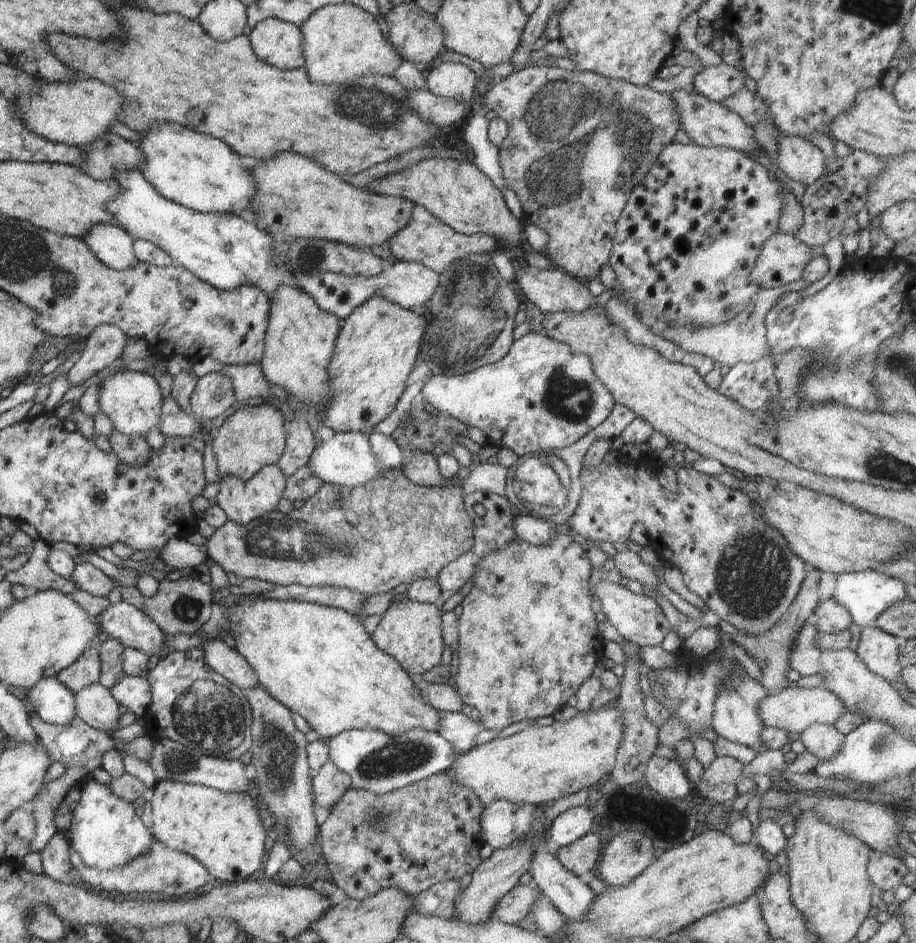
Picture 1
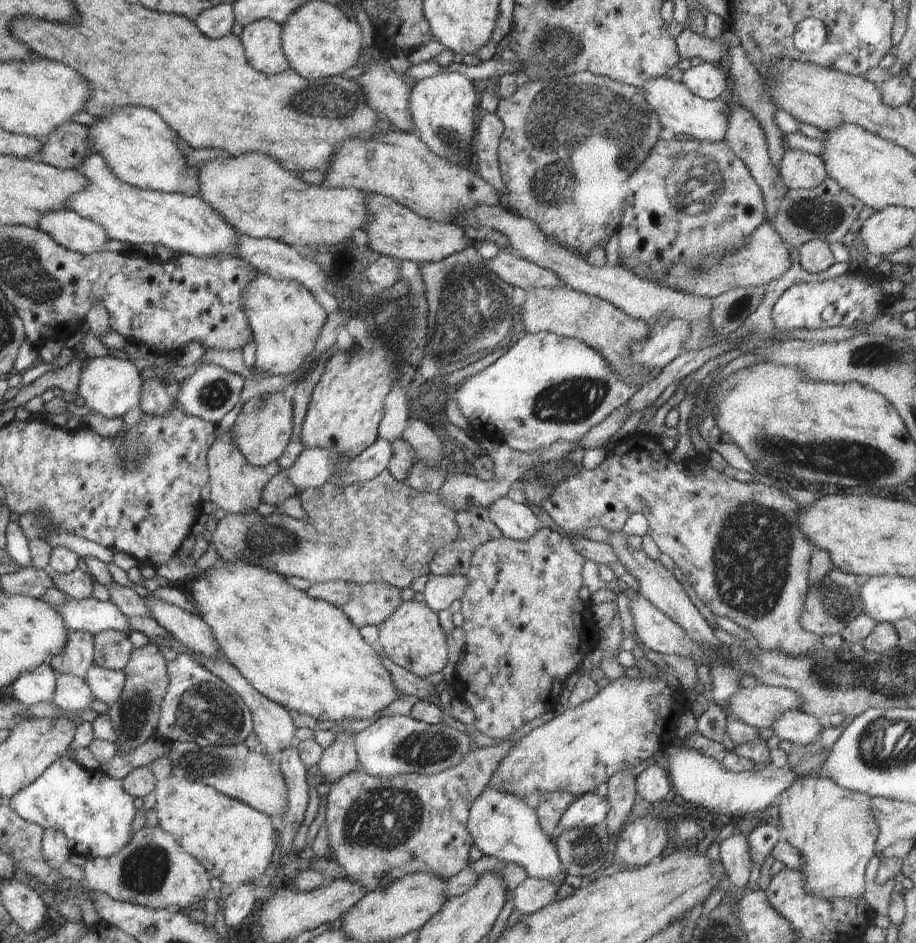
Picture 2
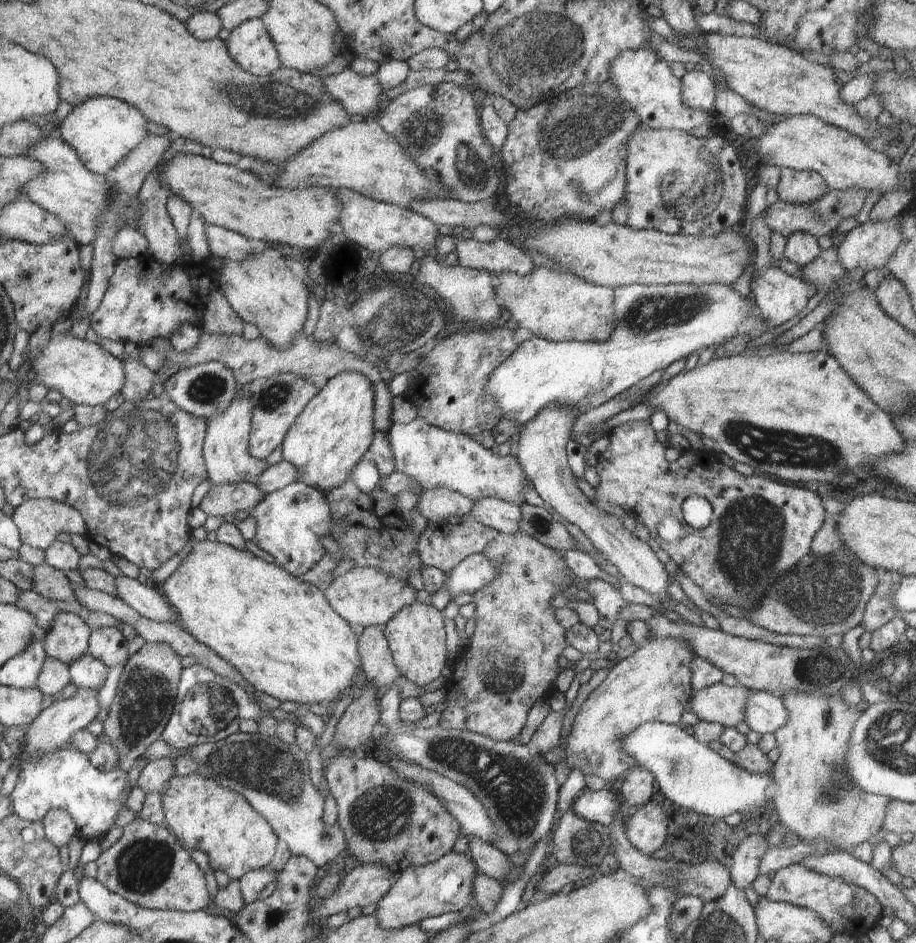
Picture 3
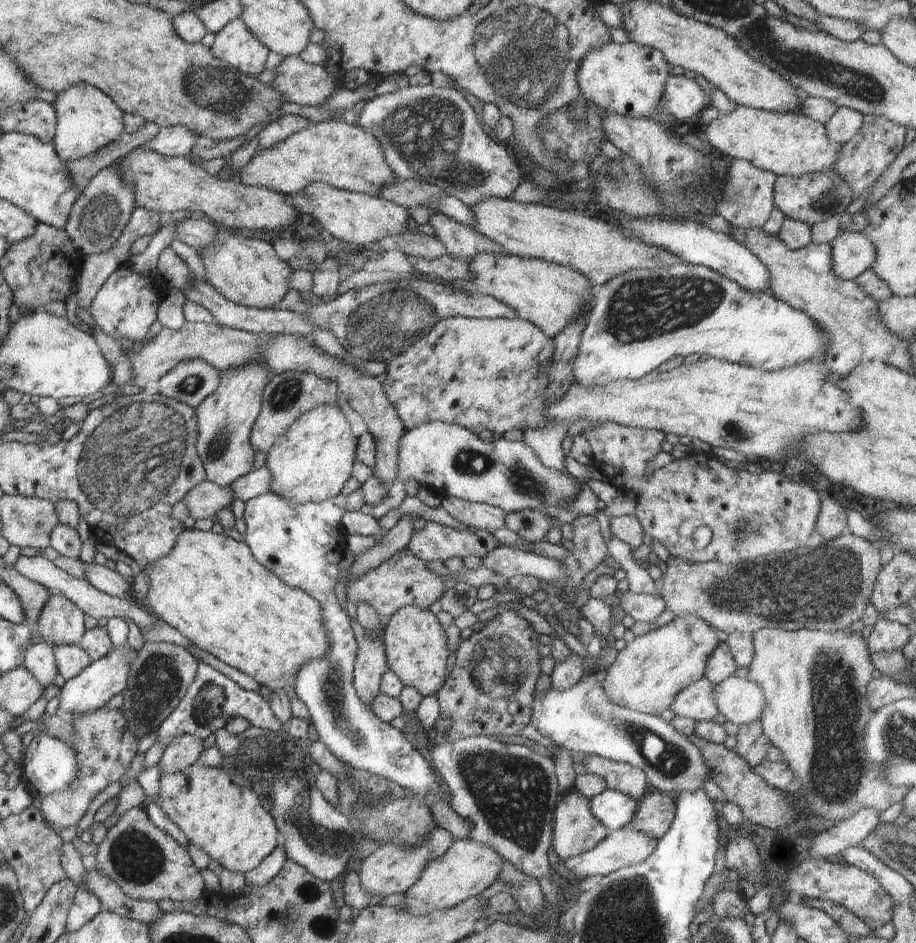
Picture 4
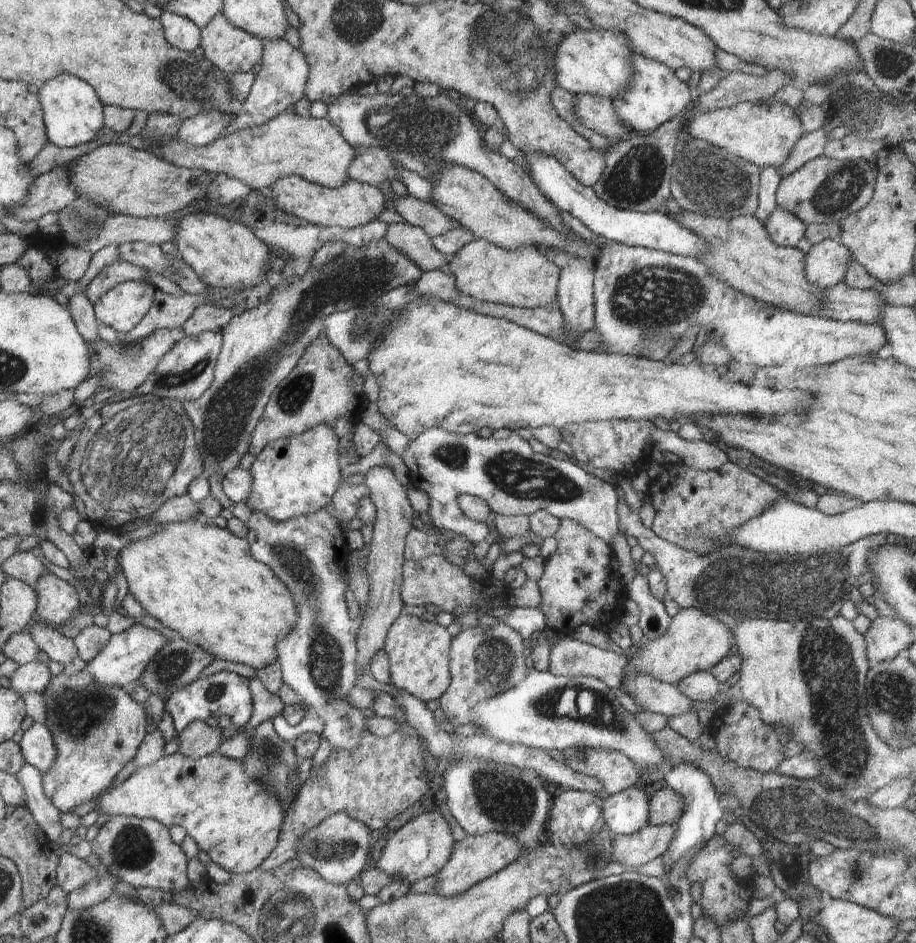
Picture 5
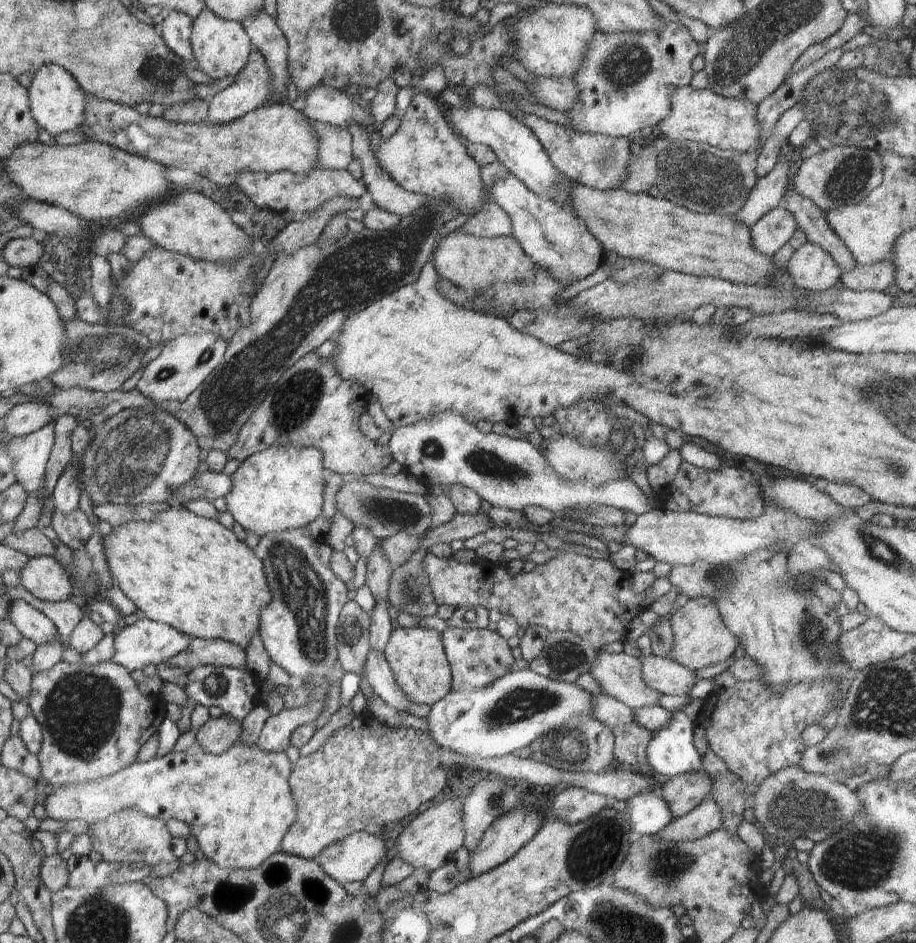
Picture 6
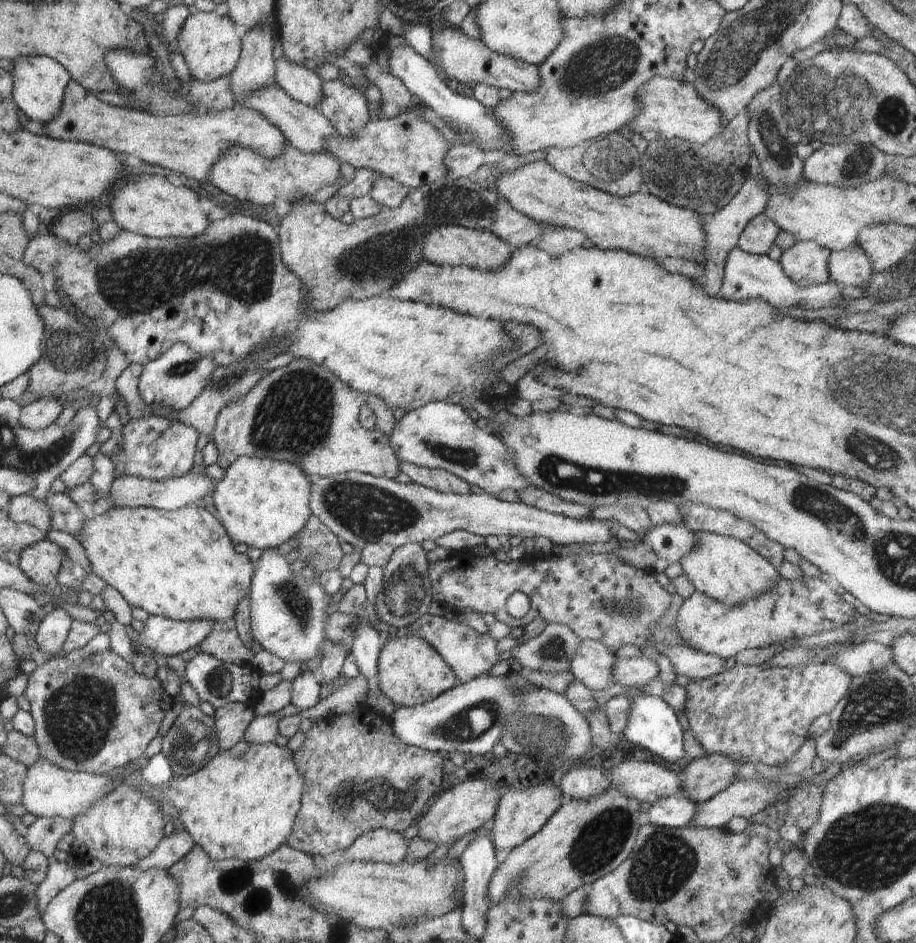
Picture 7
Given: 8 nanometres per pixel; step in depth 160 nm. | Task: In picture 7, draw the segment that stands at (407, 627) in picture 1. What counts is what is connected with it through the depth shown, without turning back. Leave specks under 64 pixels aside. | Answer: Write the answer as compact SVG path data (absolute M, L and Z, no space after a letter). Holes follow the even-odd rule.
M393 636L390 641L384 642L377 665L375 685L399 707L415 707L434 700L459 684L454 671L438 651L425 640L415 636L401 638Z

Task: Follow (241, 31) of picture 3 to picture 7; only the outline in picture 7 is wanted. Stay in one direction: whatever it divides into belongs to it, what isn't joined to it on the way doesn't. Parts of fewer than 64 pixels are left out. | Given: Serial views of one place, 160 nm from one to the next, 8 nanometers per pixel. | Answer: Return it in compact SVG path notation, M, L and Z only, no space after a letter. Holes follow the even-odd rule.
M198 10L197 13L188 15L177 36L175 50L184 57L190 68L192 79L207 83L230 75L236 68L241 53L242 39L236 33L235 25L230 18L220 16L216 11L203 13Z

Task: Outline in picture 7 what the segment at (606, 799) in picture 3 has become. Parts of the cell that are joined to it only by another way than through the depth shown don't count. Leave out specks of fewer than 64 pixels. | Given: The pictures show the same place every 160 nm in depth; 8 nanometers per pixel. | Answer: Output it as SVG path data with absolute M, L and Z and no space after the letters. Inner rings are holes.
M686 794L681 797L671 796L651 803L645 821L659 827L682 828L691 824L700 803L690 800Z

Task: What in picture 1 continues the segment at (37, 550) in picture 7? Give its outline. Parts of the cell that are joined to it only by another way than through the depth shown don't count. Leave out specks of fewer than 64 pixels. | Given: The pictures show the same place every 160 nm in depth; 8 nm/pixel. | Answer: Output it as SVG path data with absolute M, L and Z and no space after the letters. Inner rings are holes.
M90 647L69 668L58 672L55 678L73 694L78 694L82 688L98 684L100 672L101 661L99 654Z

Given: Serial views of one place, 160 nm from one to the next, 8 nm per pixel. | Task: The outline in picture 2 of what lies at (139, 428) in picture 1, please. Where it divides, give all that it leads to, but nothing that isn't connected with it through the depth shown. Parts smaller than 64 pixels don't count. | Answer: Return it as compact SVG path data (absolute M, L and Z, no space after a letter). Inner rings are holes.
M106 355L90 357L88 364L79 372L79 385L76 394L84 398L86 406L94 413L108 418L120 417L139 426L143 411L139 408L141 388L144 380L136 366L129 359L120 359Z

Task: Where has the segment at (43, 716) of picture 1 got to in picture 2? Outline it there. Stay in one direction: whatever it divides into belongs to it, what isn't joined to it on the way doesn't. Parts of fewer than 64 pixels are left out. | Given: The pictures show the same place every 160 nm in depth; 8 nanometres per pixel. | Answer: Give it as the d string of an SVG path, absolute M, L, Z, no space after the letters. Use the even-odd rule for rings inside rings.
M48 662L39 664L32 670L22 671L11 686L12 696L25 705L33 705L40 701L52 703L55 673Z

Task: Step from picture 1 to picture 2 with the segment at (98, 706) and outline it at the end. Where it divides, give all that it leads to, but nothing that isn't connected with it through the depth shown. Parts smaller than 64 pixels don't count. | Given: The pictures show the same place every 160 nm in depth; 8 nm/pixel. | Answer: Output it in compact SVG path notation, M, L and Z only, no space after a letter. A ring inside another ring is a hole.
M55 673L55 689L52 702L62 710L88 710L90 702L96 699L83 678L70 673Z

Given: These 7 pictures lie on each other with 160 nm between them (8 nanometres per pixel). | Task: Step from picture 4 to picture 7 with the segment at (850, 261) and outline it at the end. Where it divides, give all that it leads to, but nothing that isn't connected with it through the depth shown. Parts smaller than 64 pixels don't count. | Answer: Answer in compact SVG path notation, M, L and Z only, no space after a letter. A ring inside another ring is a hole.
M798 241L783 251L779 260L784 274L798 287L828 283L831 278L826 266L830 251L814 241Z

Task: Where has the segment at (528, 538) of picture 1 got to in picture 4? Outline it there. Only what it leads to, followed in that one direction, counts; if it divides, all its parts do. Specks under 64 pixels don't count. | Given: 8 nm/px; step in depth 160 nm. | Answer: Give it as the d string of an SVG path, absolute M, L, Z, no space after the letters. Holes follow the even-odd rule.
M452 495L443 496L441 505L448 514L472 529L481 529L491 533L498 528L505 527L507 512L500 507L475 503Z

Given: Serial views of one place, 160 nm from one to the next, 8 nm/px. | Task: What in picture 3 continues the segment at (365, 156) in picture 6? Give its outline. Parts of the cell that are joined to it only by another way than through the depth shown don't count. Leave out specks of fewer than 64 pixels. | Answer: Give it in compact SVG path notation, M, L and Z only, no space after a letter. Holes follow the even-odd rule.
M500 234L489 243L481 243L474 237L458 237L455 251L463 267L487 270L494 274L511 272L522 276L532 272L535 266L525 252Z

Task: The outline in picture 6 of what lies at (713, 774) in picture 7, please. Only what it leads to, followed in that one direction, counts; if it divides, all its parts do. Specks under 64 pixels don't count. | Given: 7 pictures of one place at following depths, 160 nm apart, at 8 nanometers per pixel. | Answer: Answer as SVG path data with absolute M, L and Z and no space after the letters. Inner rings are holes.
M706 772L684 773L663 784L661 797L668 803L673 818L693 811L712 792L713 778Z

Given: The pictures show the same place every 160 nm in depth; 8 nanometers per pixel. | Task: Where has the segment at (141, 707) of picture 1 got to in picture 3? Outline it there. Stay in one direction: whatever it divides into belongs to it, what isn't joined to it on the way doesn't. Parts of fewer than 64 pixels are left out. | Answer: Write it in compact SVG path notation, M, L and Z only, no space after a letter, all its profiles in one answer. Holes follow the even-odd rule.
M88 652L66 666L69 670L70 683L85 689L100 689L109 673L109 666Z

